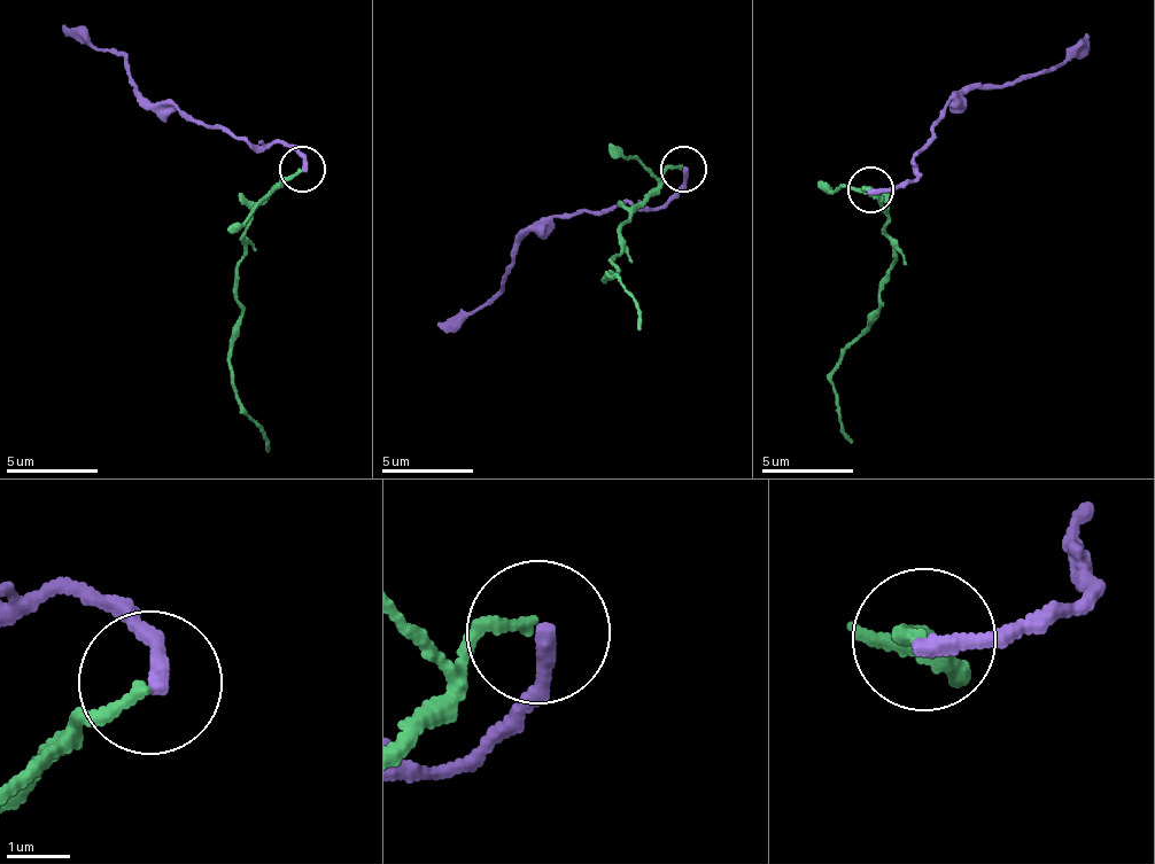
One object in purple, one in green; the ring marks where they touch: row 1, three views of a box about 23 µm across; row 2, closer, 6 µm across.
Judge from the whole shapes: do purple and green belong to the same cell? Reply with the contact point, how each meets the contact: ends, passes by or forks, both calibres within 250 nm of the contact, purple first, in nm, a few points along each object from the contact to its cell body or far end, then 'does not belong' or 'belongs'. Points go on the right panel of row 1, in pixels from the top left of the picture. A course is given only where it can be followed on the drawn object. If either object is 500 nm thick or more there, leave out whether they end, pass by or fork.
at (870, 189); purple ends there; green ends there; 260 nm thick on the purple side, 170 nm on the other; purple runs (871, 191), (890, 192), (917, 177), (914, 153), (953, 96), (1037, 75), (1075, 52), (1088, 33); green runs (867, 191), (876, 191), (876, 202), (886, 213), (892, 264), (878, 320), (846, 349), (832, 375), (854, 442); belongs

